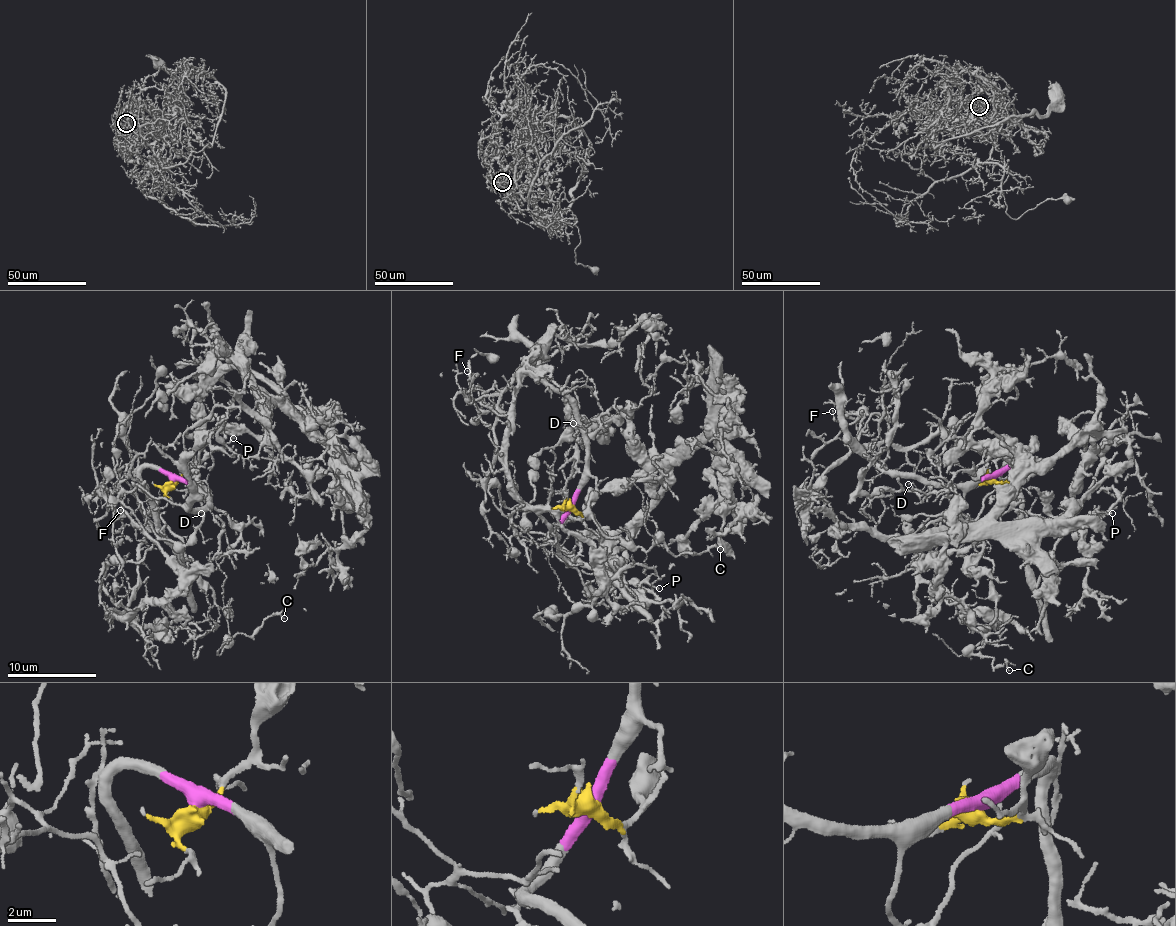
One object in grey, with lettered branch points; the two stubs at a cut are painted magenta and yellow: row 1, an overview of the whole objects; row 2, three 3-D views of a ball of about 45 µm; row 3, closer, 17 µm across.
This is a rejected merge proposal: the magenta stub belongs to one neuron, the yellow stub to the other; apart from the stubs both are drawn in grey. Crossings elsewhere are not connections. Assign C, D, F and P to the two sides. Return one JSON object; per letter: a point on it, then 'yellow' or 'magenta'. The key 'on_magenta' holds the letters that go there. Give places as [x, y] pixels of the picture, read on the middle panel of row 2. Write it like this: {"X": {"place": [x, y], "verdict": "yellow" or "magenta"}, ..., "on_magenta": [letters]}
{"C": {"place": [720, 549], "verdict": "magenta"}, "D": {"place": [573, 423], "verdict": "magenta"}, "F": {"place": [467, 371], "verdict": "magenta"}, "P": {"place": [659, 588], "verdict": "yellow"}, "on_magenta": ["C", "D", "F"]}

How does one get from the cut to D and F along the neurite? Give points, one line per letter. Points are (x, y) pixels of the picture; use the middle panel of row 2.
D: (569, 507), (579, 488), (586, 454), (587, 431), (574, 422)
F: (569, 507), (586, 454), (575, 406), (532, 373), (482, 410), (469, 394), (466, 370)

